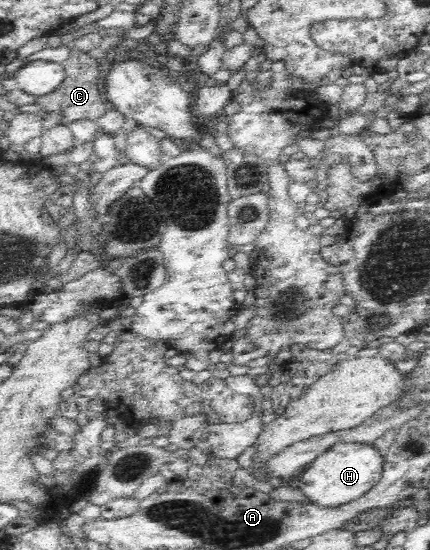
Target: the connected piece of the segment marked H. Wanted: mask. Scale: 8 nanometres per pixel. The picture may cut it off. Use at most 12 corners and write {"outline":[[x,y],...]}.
{"outline":[[337,441],[299,476],[308,502],[338,505],[381,480],[373,443]]}

